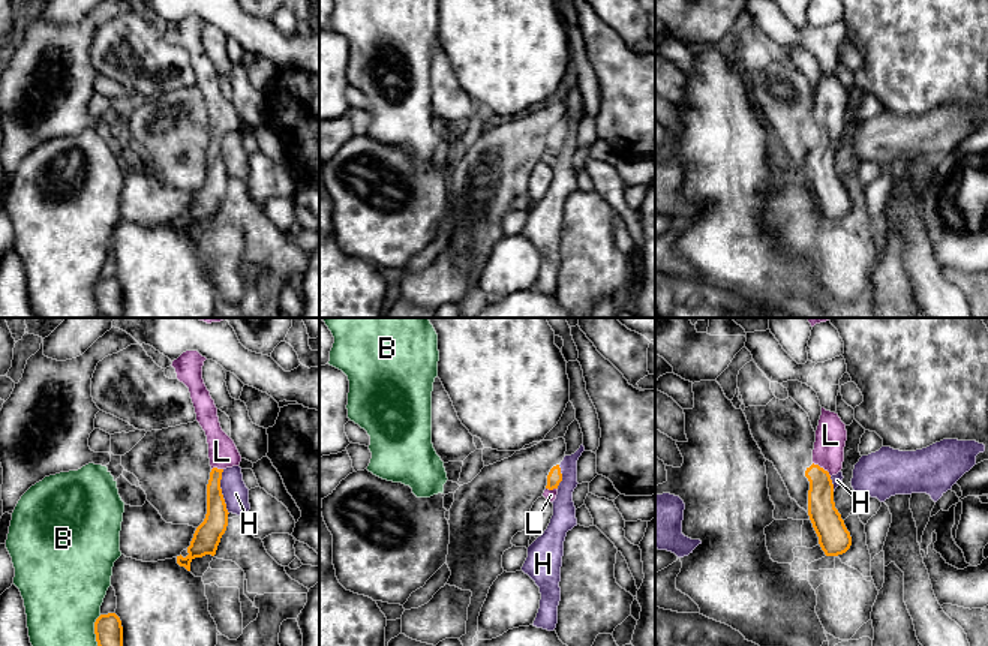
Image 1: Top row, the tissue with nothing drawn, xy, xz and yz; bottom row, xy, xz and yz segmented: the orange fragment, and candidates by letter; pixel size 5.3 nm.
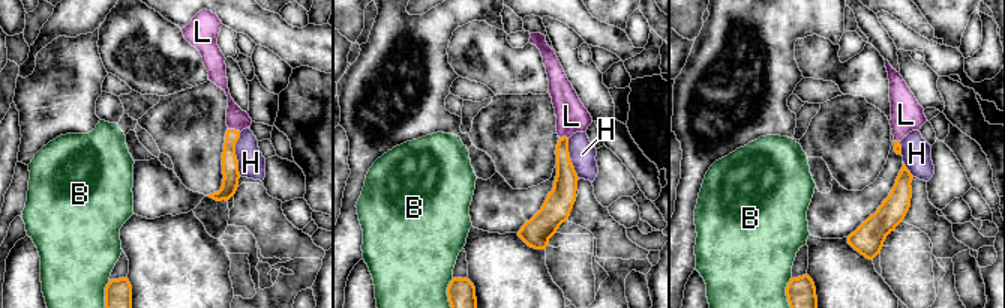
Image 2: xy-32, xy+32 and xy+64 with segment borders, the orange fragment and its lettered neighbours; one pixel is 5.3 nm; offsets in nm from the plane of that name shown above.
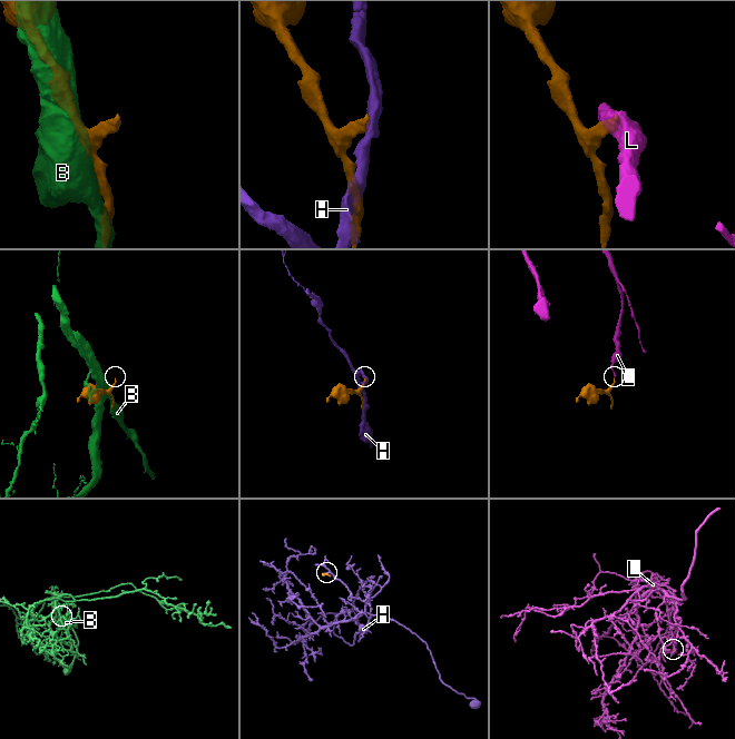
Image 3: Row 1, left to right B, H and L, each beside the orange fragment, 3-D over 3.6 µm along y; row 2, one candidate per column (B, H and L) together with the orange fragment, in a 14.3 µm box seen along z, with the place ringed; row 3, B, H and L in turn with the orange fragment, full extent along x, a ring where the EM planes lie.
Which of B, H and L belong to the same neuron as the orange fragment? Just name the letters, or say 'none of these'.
L

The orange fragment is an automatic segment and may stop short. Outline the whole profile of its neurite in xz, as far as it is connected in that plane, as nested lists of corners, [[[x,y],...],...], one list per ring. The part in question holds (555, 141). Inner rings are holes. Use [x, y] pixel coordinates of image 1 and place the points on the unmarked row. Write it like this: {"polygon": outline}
{"polygon": [[[559,129],[553,130],[547,139],[547,150],[546,154],[543,157],[543,160],[553,166],[556,163],[558,159],[558,150],[562,145],[562,138],[561,138],[561,132]]]}

